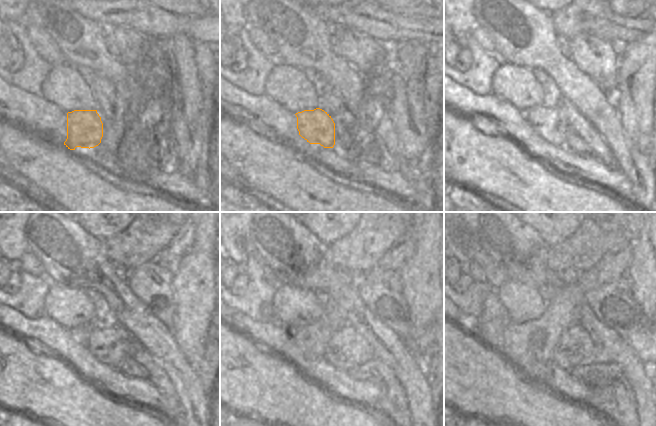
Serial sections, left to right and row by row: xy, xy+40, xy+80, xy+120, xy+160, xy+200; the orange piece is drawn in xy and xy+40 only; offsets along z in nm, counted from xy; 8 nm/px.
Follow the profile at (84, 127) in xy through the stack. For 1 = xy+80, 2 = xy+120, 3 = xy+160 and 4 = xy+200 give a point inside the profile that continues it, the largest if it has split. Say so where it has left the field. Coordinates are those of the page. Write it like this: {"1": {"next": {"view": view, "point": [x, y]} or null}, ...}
{"1": {"next": {"view": "xy+80", "point": [544, 119]}}, "2": {"next": {"view": "xy+120", "point": [110, 344]}}, "3": {"next": {"view": "xy+160", "point": [347, 348]}}, "4": {"next": {"view": "xy+200", "point": [575, 347]}}}

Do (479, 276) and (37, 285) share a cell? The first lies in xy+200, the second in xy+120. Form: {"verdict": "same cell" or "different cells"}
{"verdict": "different cells"}

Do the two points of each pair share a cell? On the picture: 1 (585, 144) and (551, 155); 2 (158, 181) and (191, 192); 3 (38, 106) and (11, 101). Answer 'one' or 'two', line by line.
1: two
2: one
3: one

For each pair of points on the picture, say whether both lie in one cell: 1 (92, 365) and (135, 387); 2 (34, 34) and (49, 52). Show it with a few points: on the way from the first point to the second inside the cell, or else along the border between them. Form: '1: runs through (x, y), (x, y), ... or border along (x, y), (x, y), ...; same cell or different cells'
1: runs through (103, 375), (117, 385), (124, 387); same cell
2: runs through (38, 38), (47, 48); same cell

